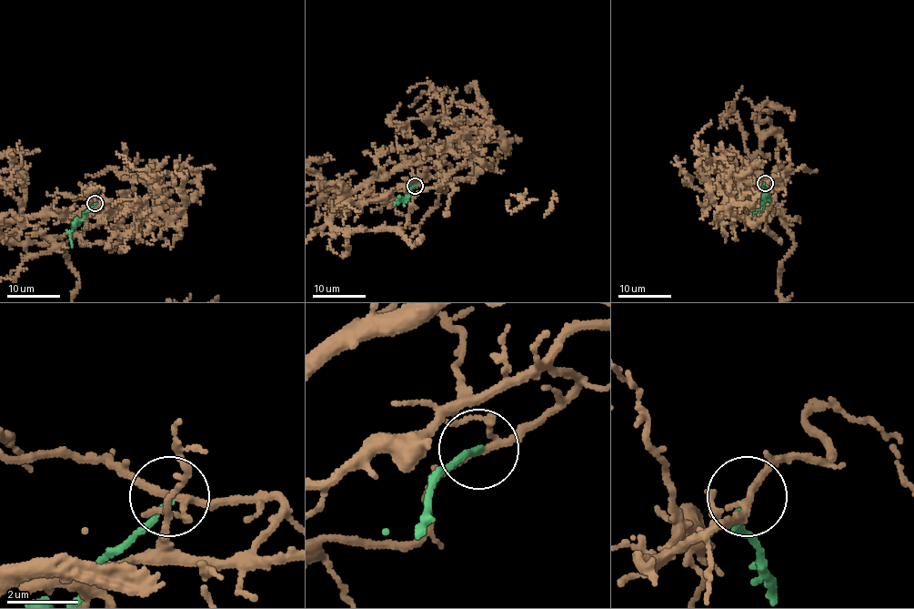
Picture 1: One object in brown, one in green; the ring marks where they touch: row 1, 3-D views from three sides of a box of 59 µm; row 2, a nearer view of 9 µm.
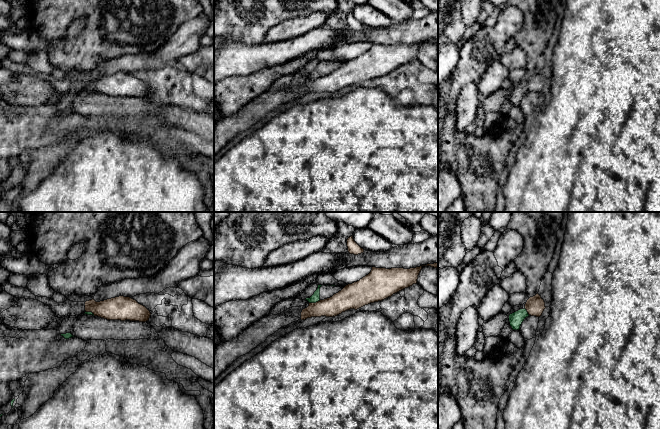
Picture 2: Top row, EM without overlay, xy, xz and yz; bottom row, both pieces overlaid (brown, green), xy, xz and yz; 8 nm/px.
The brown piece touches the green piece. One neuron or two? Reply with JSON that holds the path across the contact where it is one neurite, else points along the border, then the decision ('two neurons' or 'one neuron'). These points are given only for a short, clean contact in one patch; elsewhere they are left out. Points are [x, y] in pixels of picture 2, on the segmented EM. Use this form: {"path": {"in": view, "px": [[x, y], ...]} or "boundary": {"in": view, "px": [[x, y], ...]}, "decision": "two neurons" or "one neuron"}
{"boundary": {"in": "xz", "px": [[320, 300], [309, 303]]}, "decision": "two neurons"}

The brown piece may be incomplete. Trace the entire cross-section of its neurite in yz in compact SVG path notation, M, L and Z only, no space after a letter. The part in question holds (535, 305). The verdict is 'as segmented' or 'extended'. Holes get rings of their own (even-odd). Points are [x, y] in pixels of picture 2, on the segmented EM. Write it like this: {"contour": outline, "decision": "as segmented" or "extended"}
{"contour": "M538 293L530 297L525 304L525 309L531 316L540 317L545 308L545 302Z", "decision": "as segmented"}

